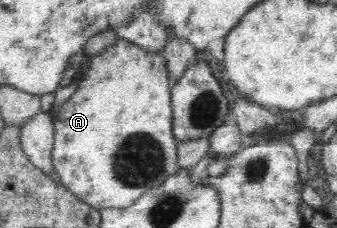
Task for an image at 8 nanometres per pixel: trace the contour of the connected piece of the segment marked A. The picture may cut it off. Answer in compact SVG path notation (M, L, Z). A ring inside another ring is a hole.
M120 39L112 46L104 49L101 53L92 57L91 66L87 72L80 71L76 79L79 81L79 87L76 92L55 112L51 112L53 120L53 151L52 166L60 177L60 184L66 187L80 202L88 204L91 208L102 210L107 208L128 208L135 200L138 200L144 192L151 188L162 185L176 169L177 163L177 140L172 132L173 110L171 103L171 87L167 59L160 50L148 50L136 45L134 41Z

